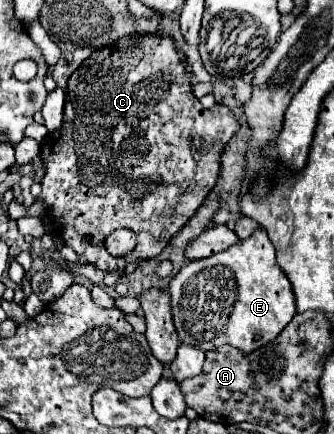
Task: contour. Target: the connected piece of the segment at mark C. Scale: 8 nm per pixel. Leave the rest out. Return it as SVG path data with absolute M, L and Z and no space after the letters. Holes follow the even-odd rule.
M124 37L118 43L114 43L112 47L102 47L100 51L92 53L92 57L88 61L84 61L80 65L80 69L70 77L68 81L68 89L66 89L66 107L64 107L64 125L58 131L52 131L44 137L42 147L40 147L40 157L44 163L44 177L42 177L42 193L38 195L38 201L44 203L44 219L46 223L52 227L52 233L68 247L72 247L82 259L86 259L90 265L102 269L102 271L118 271L124 269L128 263L140 263L144 259L152 259L156 257L166 245L168 241L186 225L186 221L196 213L196 209L204 203L204 199L208 197L208 193L212 191L212 187L216 185L218 177L220 177L220 155L224 145L230 141L232 135L236 135L236 131L240 129L240 119L232 113L230 107L226 105L214 105L212 109L204 109L200 105L200 101L194 97L192 93L192 85L190 85L190 75L186 71L186 63L182 59L182 55L174 49L174 43L170 37ZM120 227L128 227L132 231L138 233L138 245L132 253L128 253L126 257L112 257L106 249L104 249L104 239ZM86 235L92 235L92 243L84 243L82 239Z

